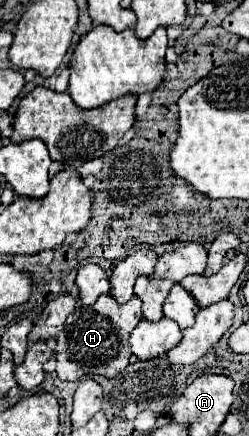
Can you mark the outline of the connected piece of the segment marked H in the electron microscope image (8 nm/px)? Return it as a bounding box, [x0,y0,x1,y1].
[55,295,143,381]

